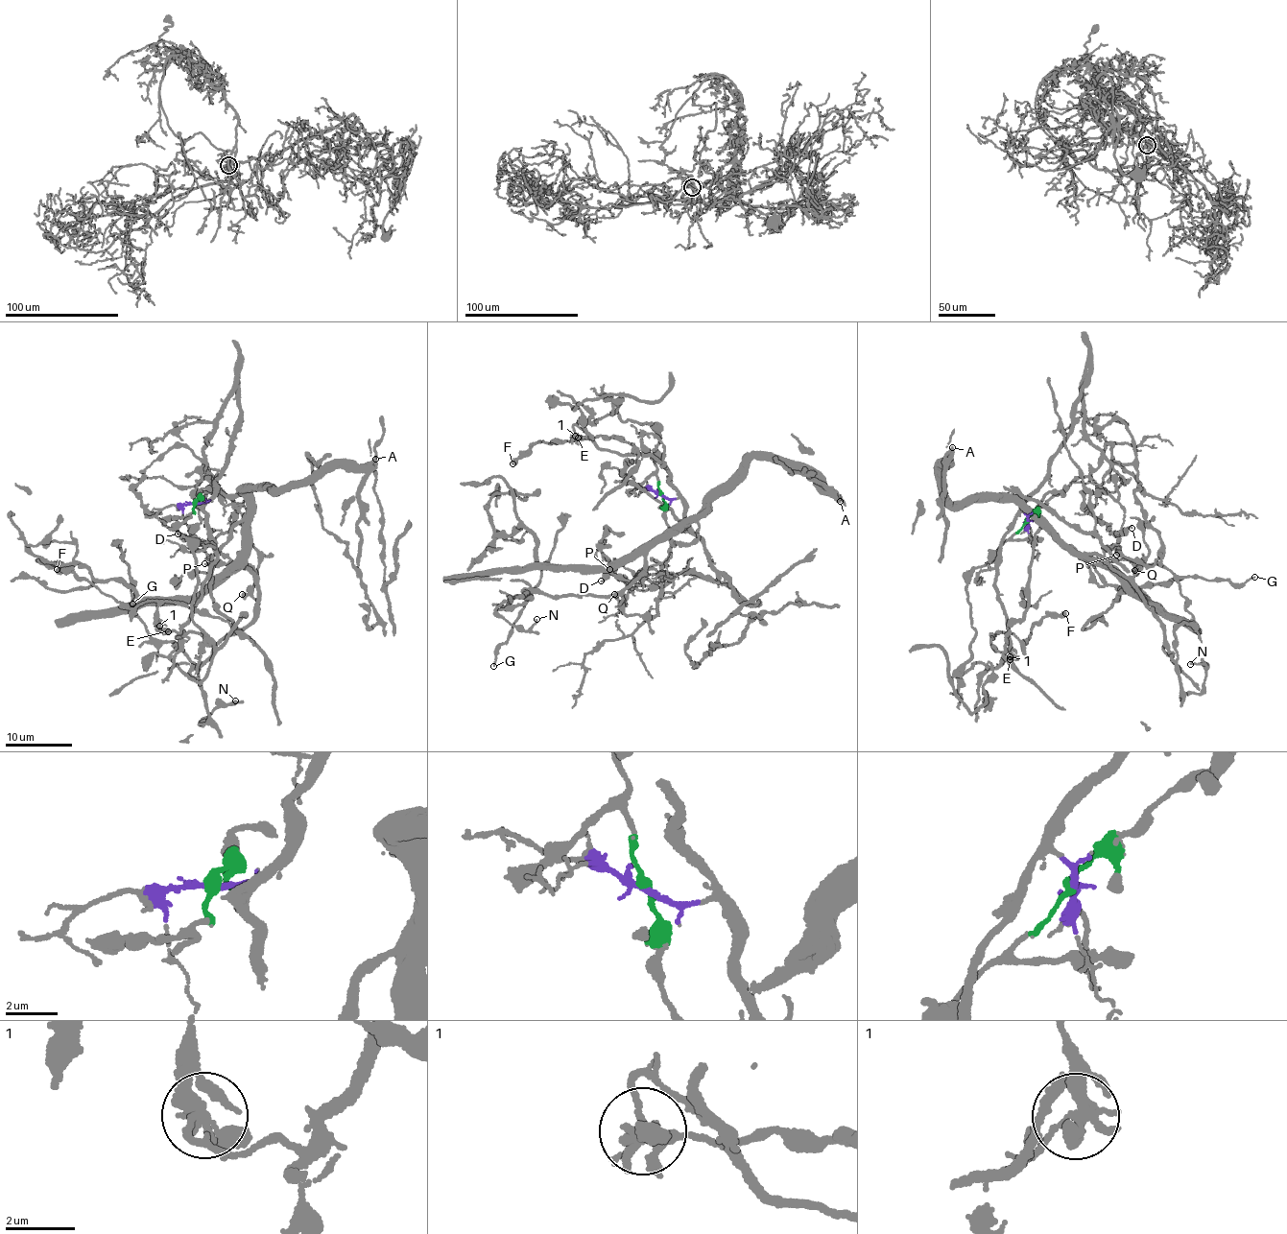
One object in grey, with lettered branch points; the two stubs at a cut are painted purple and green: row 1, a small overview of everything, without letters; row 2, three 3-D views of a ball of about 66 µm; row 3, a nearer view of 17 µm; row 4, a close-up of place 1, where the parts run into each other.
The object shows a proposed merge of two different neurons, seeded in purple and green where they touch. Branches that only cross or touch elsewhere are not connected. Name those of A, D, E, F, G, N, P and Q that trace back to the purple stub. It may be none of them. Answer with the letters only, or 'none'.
none

